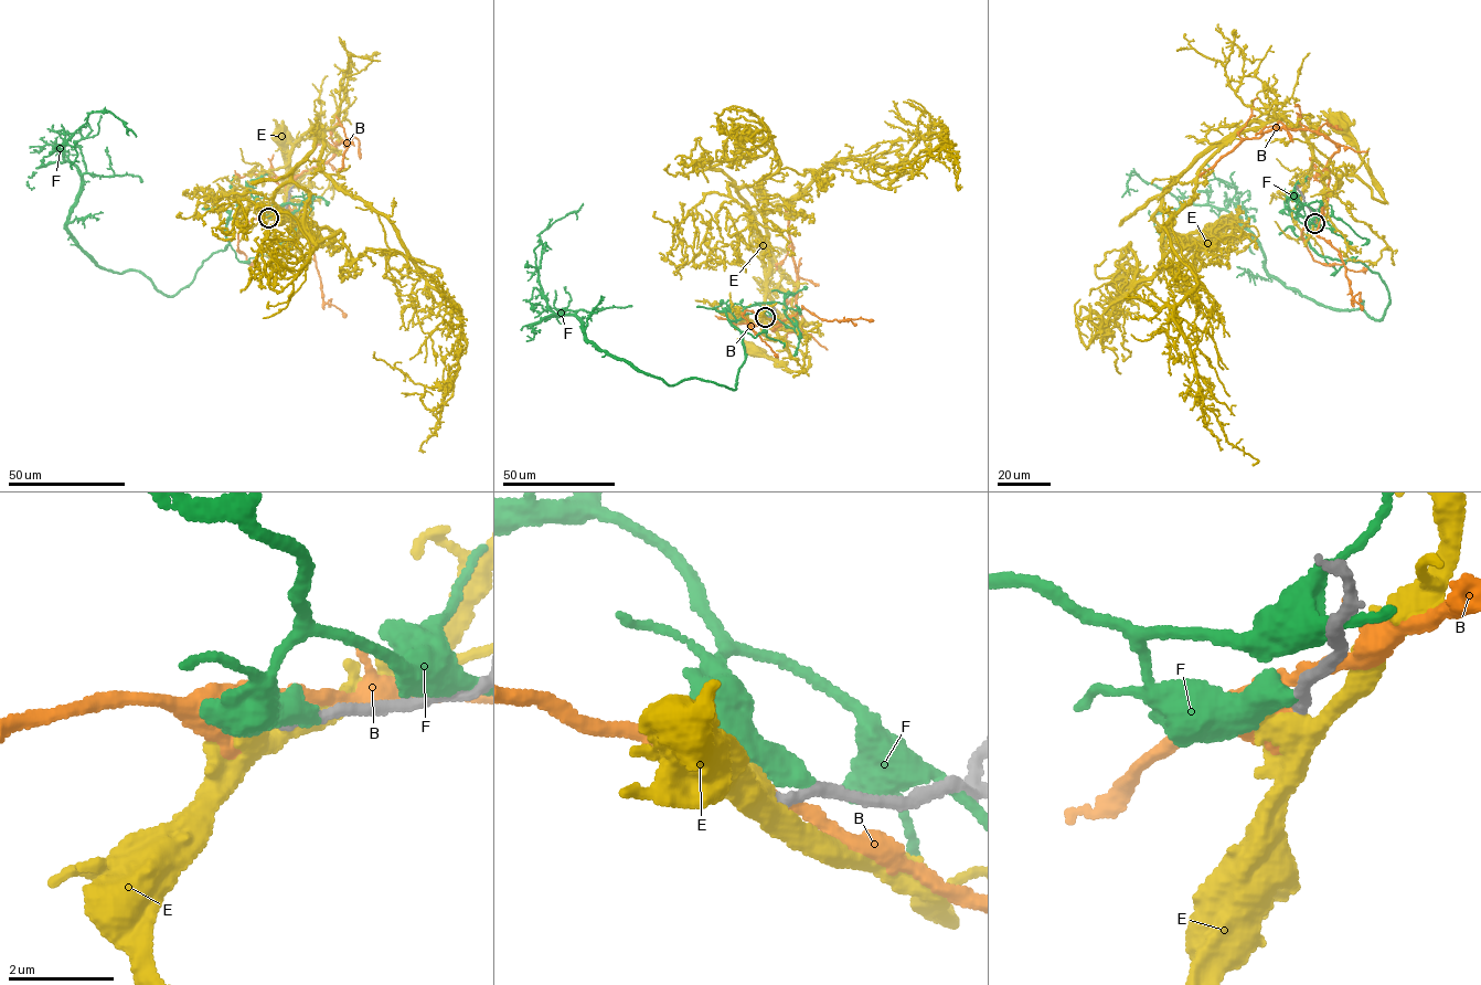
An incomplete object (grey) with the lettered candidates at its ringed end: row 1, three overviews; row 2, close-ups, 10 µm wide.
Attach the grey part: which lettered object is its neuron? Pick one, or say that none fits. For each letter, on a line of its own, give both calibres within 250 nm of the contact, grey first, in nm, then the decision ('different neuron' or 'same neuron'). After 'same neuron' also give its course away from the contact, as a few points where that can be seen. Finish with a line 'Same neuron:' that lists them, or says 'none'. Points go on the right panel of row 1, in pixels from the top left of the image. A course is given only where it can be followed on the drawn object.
B: 220 nm thick on the grey side, 500 nm on the other; different neuron
E: 240 nm thick on the grey side, 480 nm on the other; different neuron
F: 200 nm thick on the grey side, 500 nm on the other; different neuron
Same neuron: none

